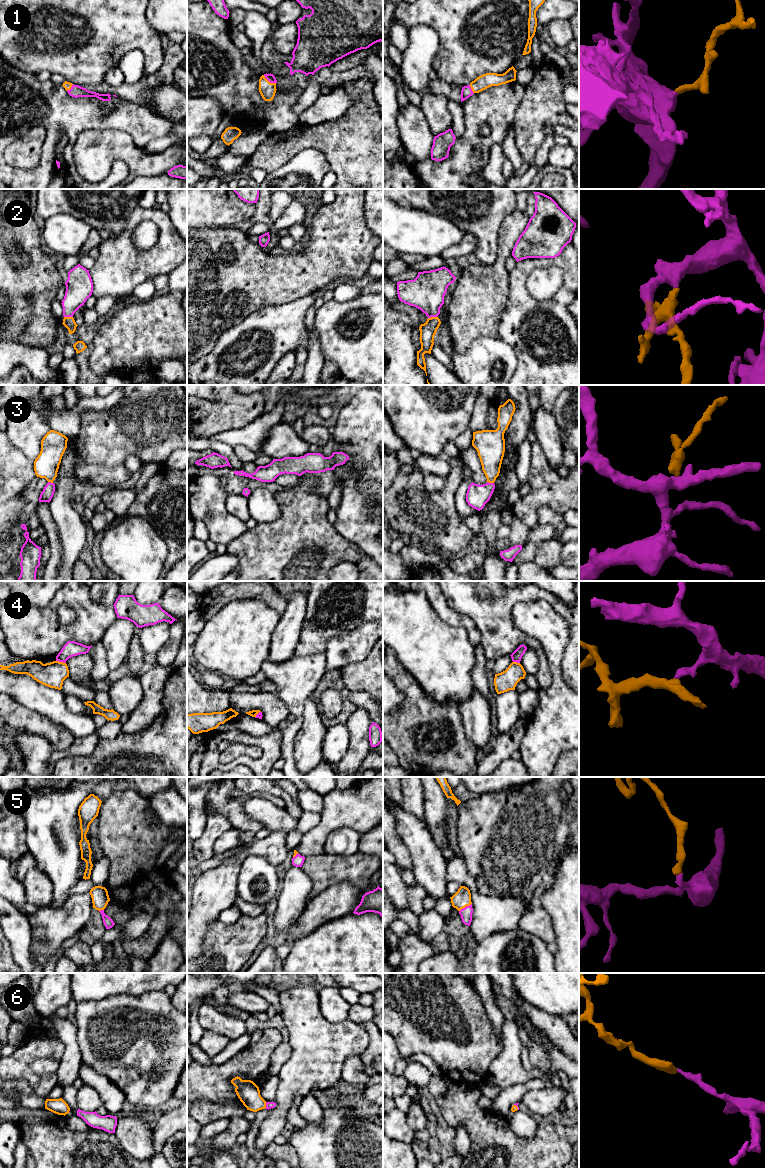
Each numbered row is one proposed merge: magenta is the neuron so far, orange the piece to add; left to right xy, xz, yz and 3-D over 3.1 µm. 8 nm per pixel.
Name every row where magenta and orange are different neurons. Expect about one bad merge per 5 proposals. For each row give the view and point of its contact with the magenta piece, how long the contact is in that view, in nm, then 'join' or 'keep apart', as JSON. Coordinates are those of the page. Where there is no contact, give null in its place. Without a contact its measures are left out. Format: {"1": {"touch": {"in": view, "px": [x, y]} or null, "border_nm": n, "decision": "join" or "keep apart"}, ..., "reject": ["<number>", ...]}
{"1": {"touch": {"in": "xz", "px": [269, 81]}, "border_nm": 120, "decision": "join"}, "2": {"touch": {"in": "xy", "px": [68, 316]}, "border_nm": 70, "decision": "join"}, "3": {"touch": {"in": "yz", "px": [490, 483]}, "border_nm": 60, "decision": "join"}, "4": {"touch": {"in": "xy", "px": [61, 661]}, "border_nm": 80, "decision": "keep apart"}, "5": {"touch": {"in": "yz", "px": [466, 906]}, "border_nm": 120, "decision": "join"}, "6": {"touch": {"in": "xz", "px": [266, 1105]}, "border_nm": 60, "decision": "join"}, "reject": ["4"]}

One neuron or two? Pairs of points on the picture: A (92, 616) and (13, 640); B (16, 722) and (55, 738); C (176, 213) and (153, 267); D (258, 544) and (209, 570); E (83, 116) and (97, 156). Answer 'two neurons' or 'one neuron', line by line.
A: one neuron
B: one neuron
C: two neurons
D: two neurons
E: two neurons

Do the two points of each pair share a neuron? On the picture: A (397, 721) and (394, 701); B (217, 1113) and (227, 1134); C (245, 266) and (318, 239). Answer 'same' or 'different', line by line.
A: different
B: different
C: same

